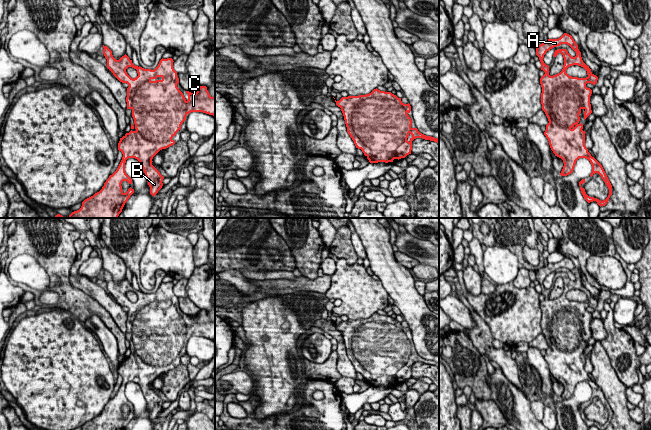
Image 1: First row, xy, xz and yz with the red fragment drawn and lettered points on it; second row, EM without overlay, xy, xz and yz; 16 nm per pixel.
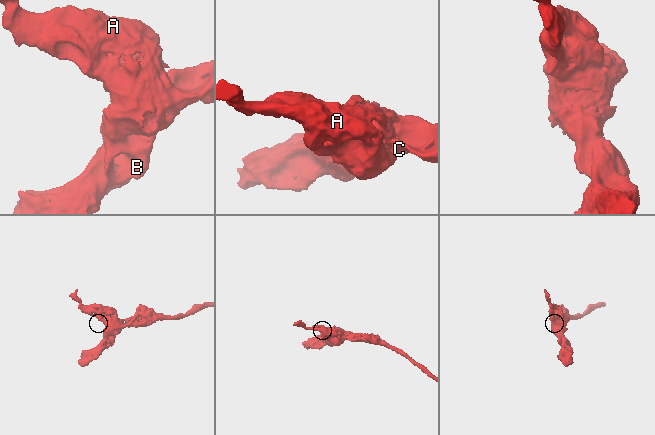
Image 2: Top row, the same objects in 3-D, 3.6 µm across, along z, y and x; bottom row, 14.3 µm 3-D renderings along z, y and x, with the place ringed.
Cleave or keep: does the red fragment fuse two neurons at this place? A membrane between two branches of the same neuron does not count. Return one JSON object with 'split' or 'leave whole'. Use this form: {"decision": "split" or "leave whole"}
{"decision": "leave whole"}

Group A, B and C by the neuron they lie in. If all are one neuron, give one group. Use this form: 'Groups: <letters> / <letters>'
Groups: A B C

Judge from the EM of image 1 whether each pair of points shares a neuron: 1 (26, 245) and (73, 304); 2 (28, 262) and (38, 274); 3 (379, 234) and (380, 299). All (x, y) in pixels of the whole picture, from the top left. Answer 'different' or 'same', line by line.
1: same
2: same
3: different

